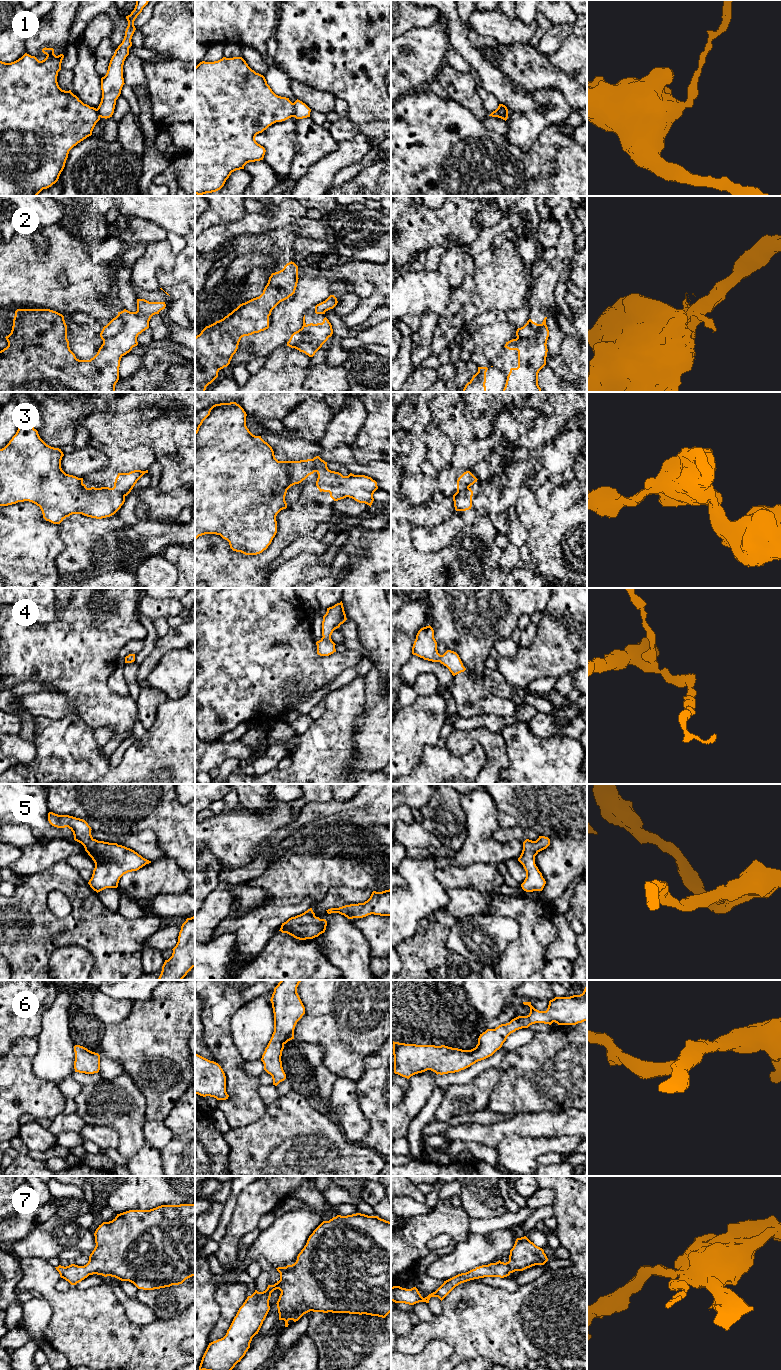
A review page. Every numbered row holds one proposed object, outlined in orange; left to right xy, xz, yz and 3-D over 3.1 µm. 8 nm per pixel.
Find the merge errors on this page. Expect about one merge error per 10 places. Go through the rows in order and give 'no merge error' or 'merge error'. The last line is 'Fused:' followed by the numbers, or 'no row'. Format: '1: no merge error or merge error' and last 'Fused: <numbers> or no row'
1: merge error
2: no merge error
3: merge error
4: no merge error
5: no merge error
6: no merge error
7: no merge error
Fused: 1, 3

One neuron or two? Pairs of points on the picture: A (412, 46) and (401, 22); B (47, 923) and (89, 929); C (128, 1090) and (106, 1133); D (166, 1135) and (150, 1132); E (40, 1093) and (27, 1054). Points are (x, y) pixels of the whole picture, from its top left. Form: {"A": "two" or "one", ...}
{"A": "two", "B": "one", "C": "two", "D": "one", "E": "one"}

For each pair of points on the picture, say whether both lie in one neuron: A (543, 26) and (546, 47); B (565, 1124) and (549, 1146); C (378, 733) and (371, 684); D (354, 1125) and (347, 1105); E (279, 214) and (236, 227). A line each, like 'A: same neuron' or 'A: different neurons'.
A: different neurons
B: different neurons
C: same neuron
D: same neuron
E: same neuron

